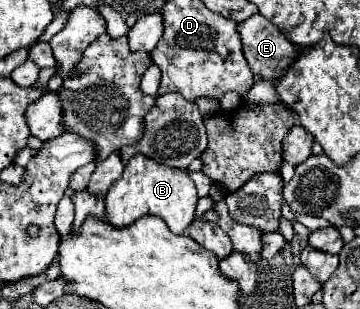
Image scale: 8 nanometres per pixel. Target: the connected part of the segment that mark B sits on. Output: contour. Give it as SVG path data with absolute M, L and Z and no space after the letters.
M139 153L131 157L131 161L125 165L121 179L115 183L115 187L109 189L105 197L105 219L109 225L121 229L135 223L139 217L157 215L169 225L173 233L185 233L195 219L197 199L199 197L195 185L187 171L159 165L157 161Z

